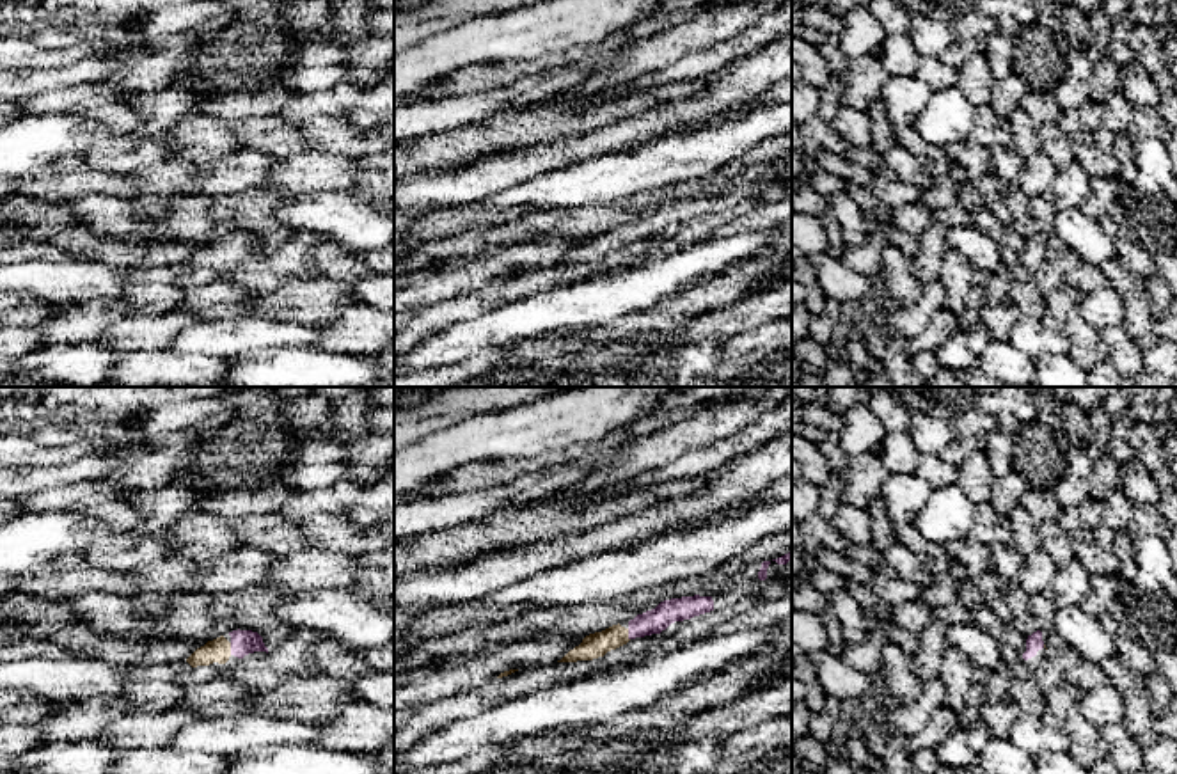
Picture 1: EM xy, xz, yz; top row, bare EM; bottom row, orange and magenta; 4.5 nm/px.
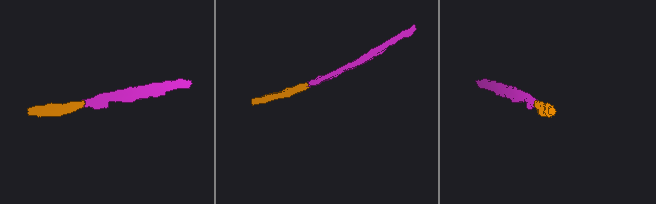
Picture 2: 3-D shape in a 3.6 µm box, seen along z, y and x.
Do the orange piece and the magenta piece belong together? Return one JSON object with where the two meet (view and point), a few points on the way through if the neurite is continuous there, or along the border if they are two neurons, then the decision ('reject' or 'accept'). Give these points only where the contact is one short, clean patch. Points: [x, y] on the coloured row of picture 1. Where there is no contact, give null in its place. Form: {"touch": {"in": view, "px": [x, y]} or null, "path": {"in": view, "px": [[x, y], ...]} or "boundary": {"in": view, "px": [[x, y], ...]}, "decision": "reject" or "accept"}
{"touch": {"in": "xy", "px": [229, 648]}, "path": {"in": "xy", "px": [[219, 650], [229, 648], [242, 641]]}, "decision": "accept"}

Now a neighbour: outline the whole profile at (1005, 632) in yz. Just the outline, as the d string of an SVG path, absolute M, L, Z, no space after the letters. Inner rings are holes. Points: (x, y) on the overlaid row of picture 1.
M980 605L973 611L973 625L989 632L999 644L1012 644L1017 652L1026 646L1026 637L1014 628L1008 621L1003 621L989 605Z

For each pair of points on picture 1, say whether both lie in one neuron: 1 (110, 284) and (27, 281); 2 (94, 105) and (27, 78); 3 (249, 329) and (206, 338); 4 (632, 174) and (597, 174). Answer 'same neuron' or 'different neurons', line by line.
1: same neuron
2: different neurons
3: same neuron
4: same neuron

